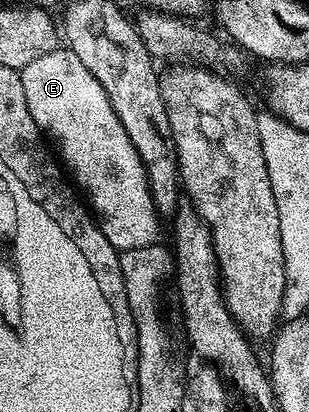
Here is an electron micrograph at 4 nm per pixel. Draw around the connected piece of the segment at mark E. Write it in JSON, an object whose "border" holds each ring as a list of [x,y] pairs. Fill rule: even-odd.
{"border":[[[54,47],[20,69],[23,98],[27,100],[33,124],[53,139],[64,171],[69,171],[81,187],[80,195],[87,201],[113,250],[120,254],[127,250],[152,249],[157,240],[159,213],[149,194],[145,167],[135,146],[131,146],[131,138],[127,138],[127,130],[123,130],[109,107],[103,86],[91,78],[91,70],[68,47],[60,47]]]}

